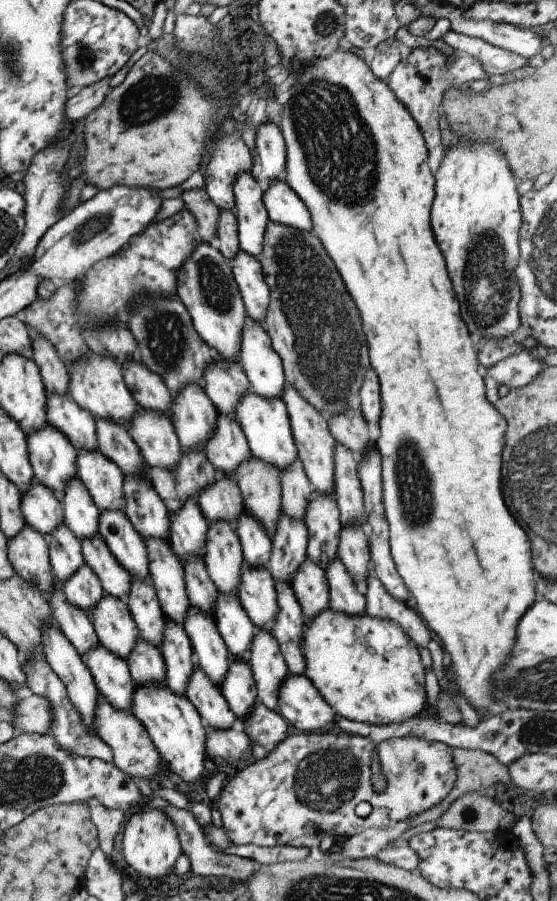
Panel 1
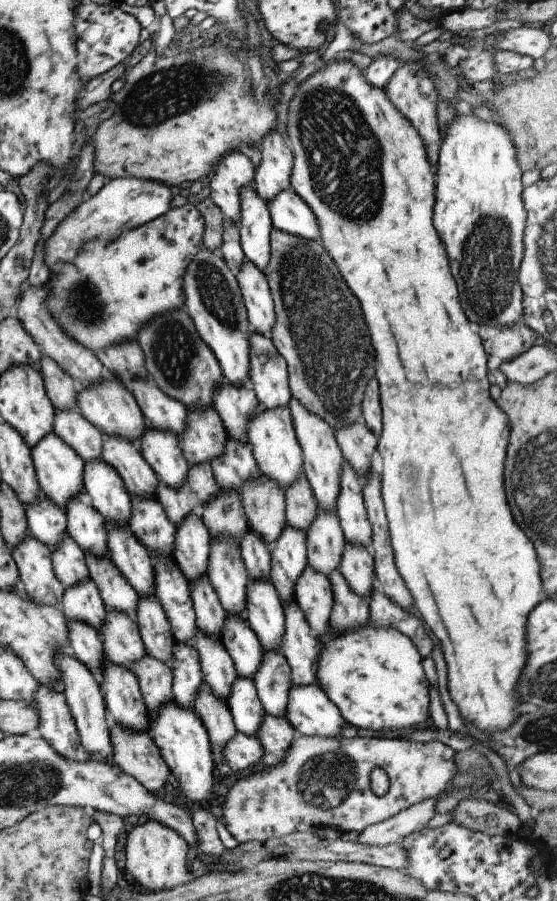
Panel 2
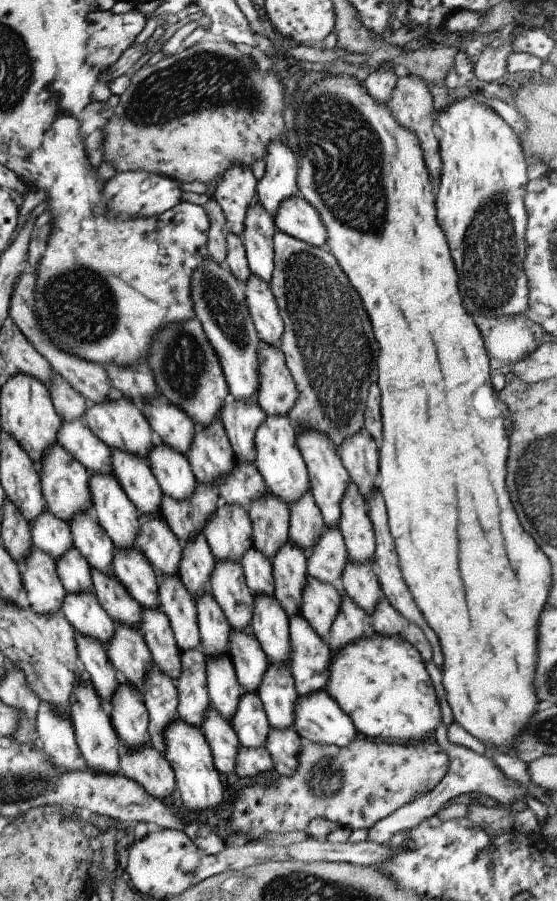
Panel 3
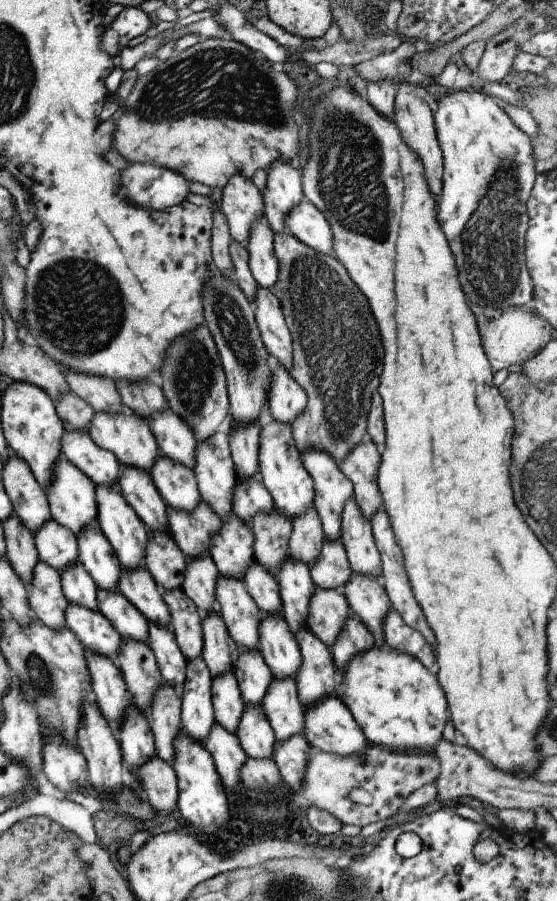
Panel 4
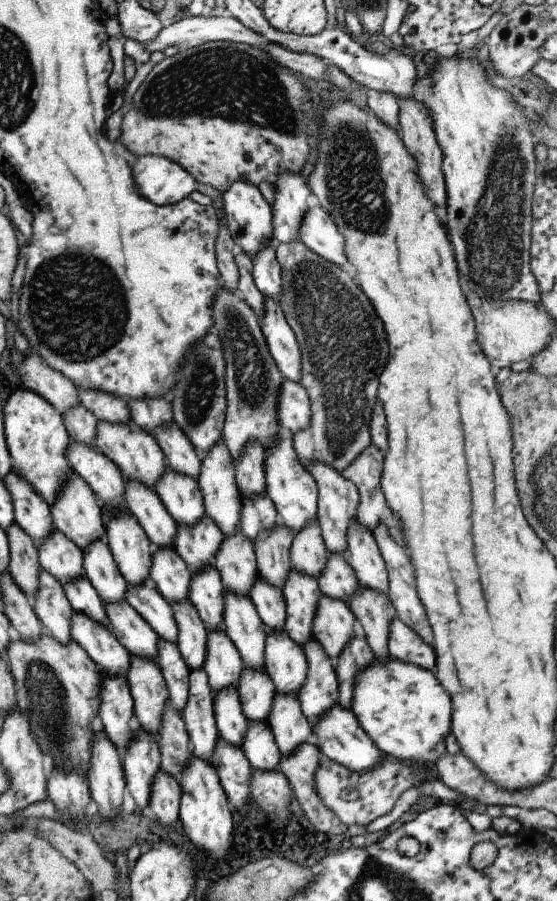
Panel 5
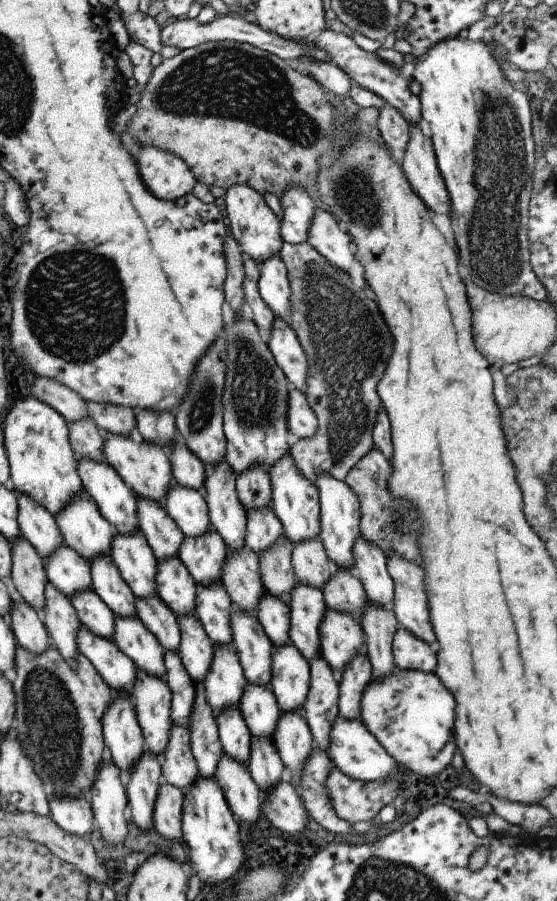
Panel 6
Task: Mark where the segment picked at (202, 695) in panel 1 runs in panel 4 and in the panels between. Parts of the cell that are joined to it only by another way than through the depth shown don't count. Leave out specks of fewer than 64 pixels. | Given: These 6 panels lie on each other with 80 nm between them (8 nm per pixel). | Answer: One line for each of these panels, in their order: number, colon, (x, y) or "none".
2: (213, 712)
3: (223, 743)
4: (227, 755)

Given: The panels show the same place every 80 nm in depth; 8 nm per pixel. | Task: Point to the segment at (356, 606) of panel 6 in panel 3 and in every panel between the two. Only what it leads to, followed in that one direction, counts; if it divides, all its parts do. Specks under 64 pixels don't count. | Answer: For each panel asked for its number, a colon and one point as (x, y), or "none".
3: (325, 562)
4: (330, 570)
5: (337, 579)

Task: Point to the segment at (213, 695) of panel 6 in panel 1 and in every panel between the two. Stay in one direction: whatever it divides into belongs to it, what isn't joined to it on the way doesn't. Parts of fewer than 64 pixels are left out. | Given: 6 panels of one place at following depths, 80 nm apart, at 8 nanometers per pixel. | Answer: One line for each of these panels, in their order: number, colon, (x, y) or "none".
1: (201, 592)
2: (209, 614)
3: (213, 629)
4: (219, 652)
5: (222, 665)

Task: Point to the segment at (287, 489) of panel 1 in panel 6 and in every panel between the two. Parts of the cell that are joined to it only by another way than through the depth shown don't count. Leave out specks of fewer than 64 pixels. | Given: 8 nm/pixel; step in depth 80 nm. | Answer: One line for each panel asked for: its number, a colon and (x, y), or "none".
2: (300, 505)
3: (305, 523)
4: (306, 536)
5: (307, 553)
6: (311, 566)

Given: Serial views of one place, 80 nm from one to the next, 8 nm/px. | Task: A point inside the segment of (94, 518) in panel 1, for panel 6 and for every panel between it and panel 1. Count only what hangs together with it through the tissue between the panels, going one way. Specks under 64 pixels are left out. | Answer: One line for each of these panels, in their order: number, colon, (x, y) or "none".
2: (86, 526)
3: (89, 540)
4: (95, 554)
5: (99, 567)
6: (105, 581)

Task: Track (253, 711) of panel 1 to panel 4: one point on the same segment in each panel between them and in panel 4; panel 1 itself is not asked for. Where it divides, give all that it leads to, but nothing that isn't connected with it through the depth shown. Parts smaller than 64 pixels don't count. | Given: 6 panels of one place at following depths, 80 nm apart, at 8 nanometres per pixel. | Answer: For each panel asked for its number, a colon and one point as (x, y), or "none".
2: (274, 733)
3: (282, 746)
4: (290, 756)

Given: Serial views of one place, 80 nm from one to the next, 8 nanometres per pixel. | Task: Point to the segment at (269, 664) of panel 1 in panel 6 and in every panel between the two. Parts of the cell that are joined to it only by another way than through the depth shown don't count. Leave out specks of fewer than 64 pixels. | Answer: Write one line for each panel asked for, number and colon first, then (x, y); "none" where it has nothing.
2: (272, 679)
3: (277, 694)
4: (280, 703)
5: (289, 727)
6: (291, 738)

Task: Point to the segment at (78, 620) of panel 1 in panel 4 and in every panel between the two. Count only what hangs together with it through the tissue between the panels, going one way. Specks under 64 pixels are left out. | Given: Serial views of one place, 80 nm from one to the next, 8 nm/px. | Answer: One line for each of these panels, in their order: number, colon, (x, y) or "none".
2: (85, 641)
3: (104, 679)
4: (109, 693)

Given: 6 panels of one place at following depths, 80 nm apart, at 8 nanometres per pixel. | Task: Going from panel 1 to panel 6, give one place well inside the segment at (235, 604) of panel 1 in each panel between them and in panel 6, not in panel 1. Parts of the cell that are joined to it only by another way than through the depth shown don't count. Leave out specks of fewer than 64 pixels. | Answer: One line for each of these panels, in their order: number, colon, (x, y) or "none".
2: (239, 640)
3: (249, 663)
4: (250, 671)
5: (255, 689)
6: (258, 706)

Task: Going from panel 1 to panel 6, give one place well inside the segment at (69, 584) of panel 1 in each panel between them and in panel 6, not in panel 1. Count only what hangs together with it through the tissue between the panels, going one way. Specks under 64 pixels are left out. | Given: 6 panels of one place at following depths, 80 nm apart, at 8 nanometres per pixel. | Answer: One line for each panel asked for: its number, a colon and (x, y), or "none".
2: (81, 601)
3: (82, 611)
4: (92, 629)
5: (100, 645)
6: (116, 669)

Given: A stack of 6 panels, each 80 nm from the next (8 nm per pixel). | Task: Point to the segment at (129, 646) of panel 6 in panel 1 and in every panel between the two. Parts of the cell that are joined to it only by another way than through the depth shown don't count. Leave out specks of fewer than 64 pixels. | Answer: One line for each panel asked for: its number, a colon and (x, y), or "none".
1: (115, 580)
2: (116, 592)
3: (118, 605)
4: (124, 617)
5: (130, 630)

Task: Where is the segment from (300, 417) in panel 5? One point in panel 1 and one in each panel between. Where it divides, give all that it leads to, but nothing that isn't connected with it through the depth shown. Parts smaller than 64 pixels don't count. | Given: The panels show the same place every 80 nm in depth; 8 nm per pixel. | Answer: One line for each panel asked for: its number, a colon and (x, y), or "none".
1: (262, 367)
2: (267, 376)
3: (276, 394)
4: (286, 399)

